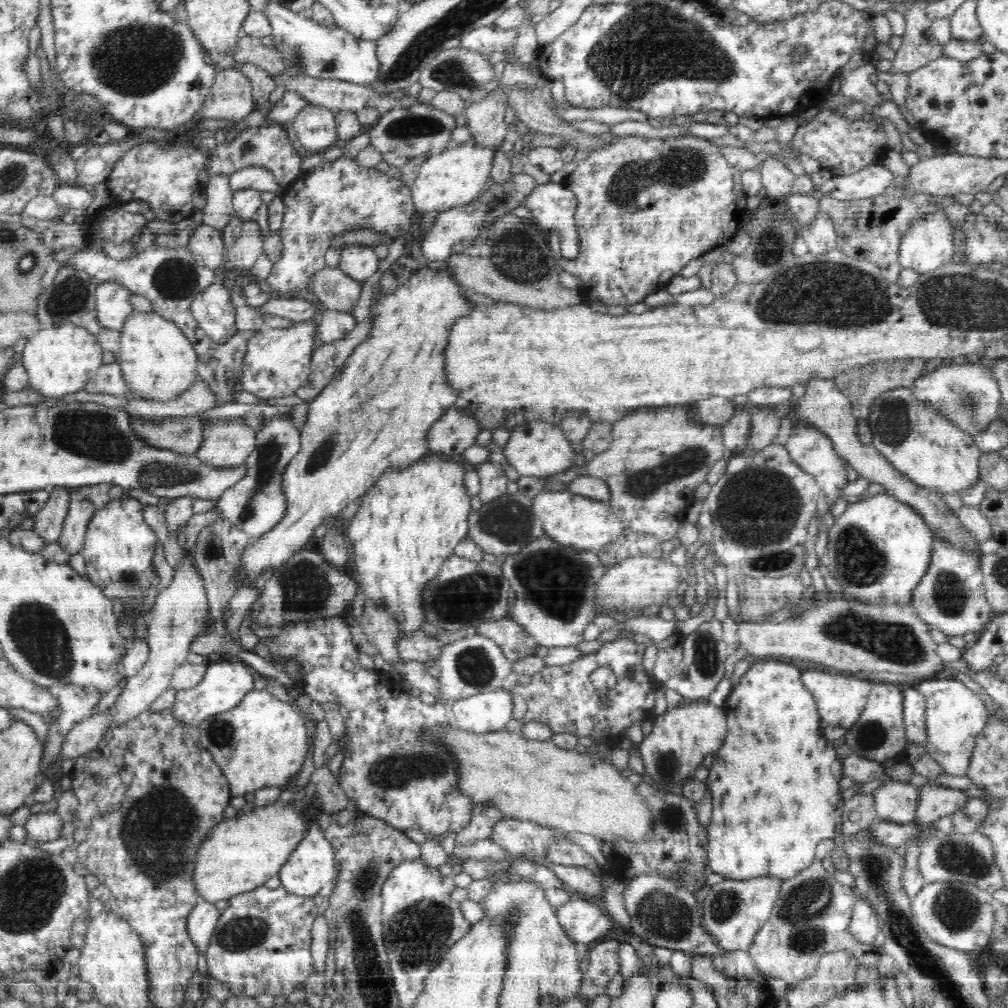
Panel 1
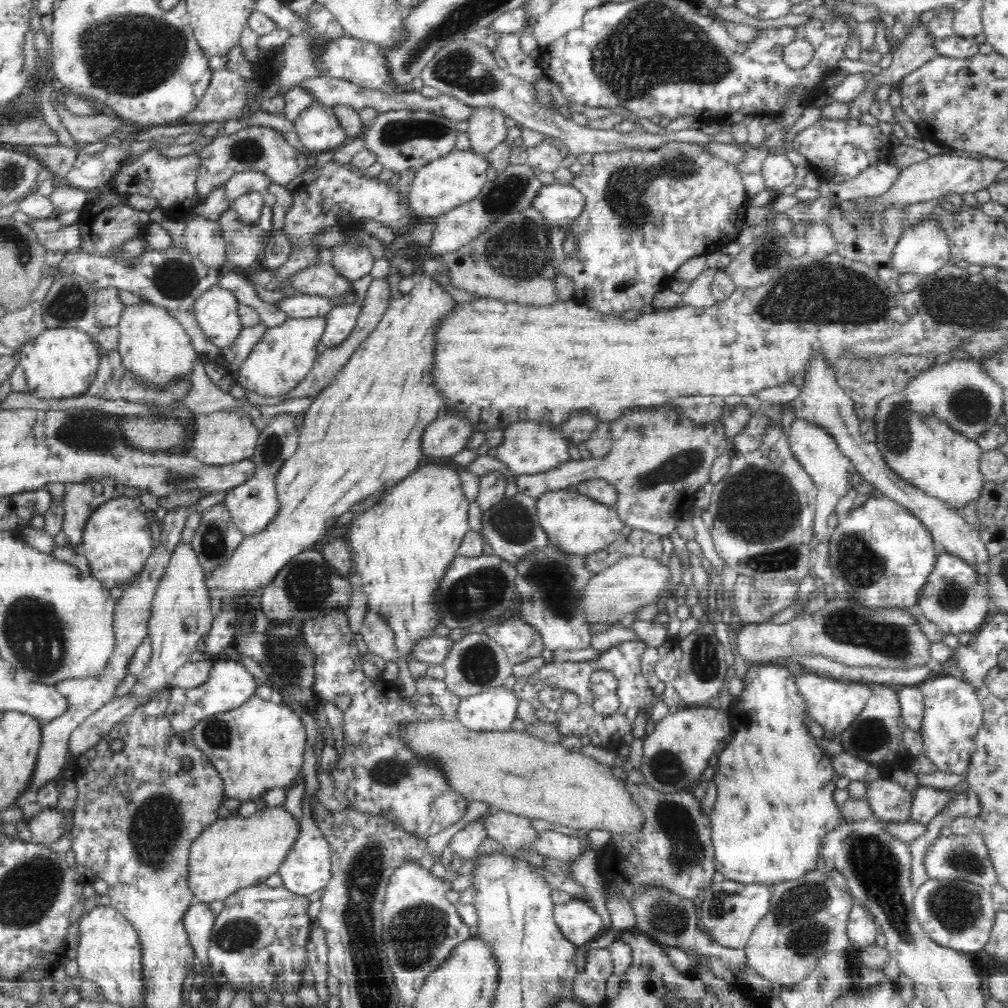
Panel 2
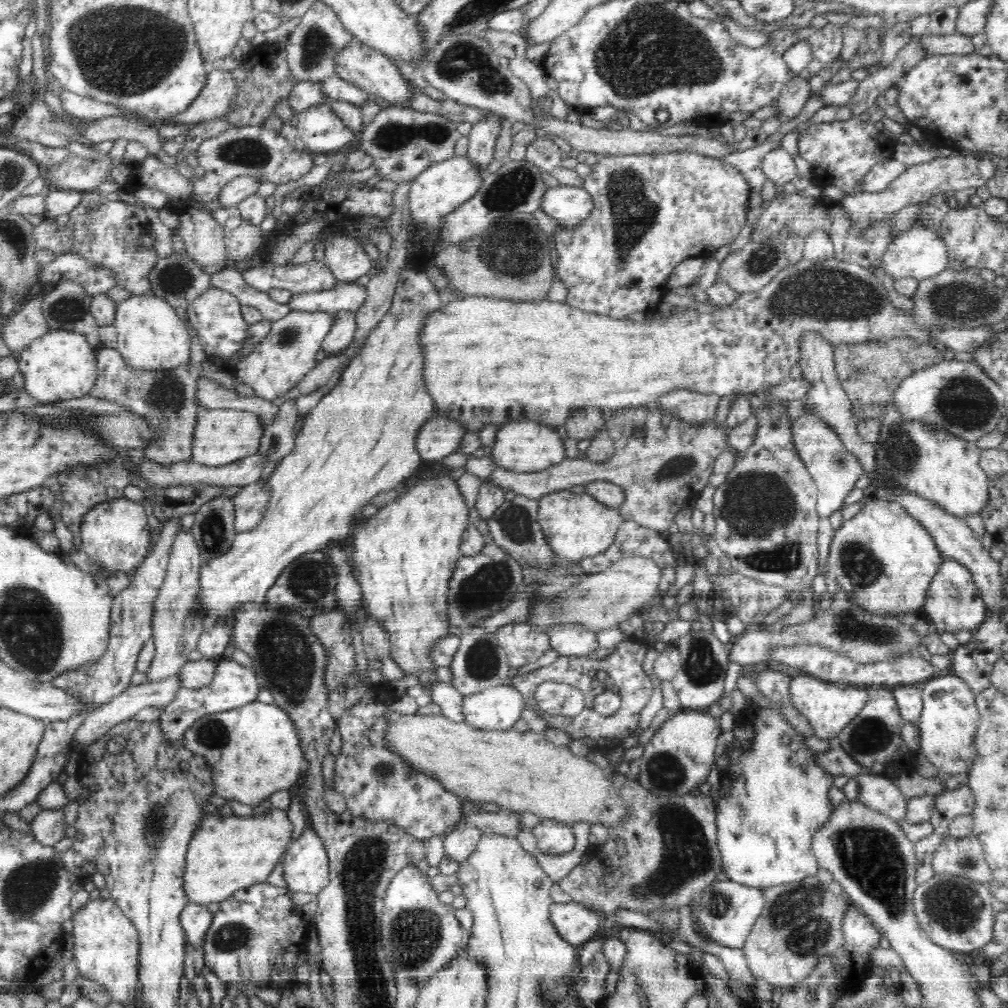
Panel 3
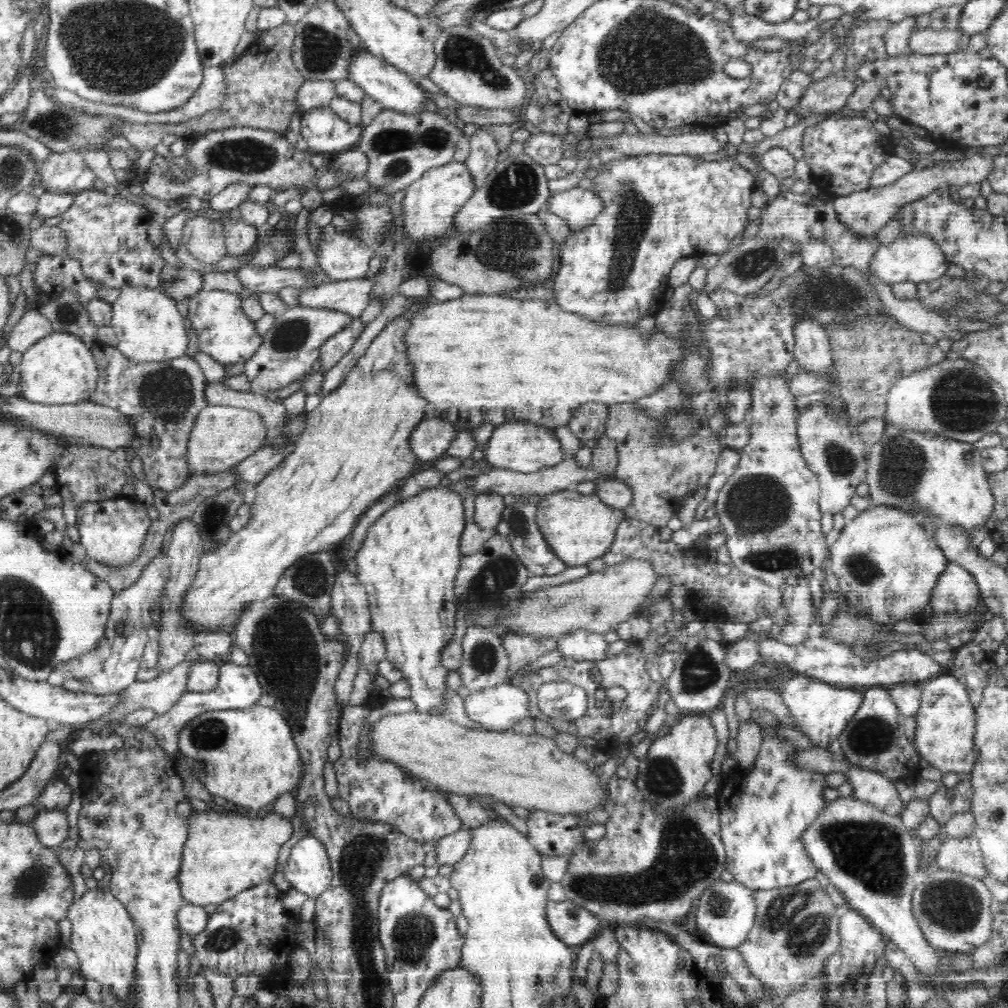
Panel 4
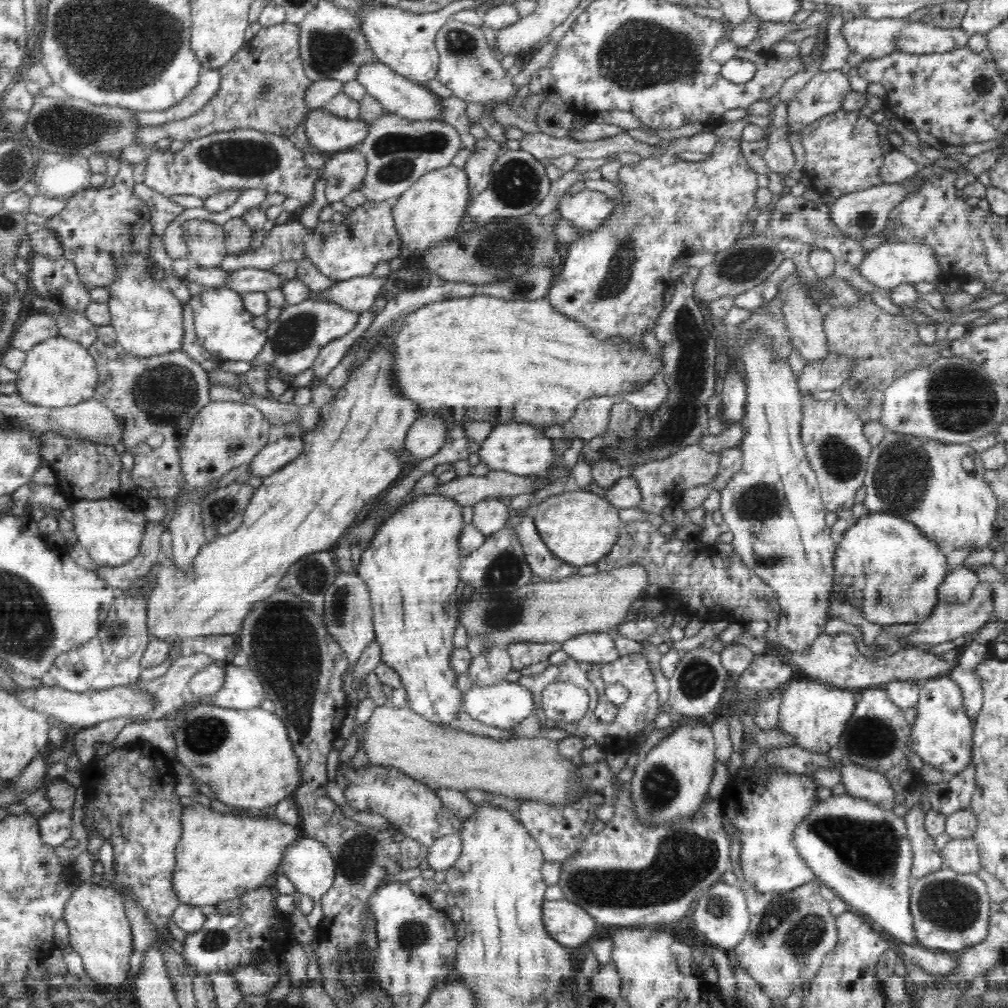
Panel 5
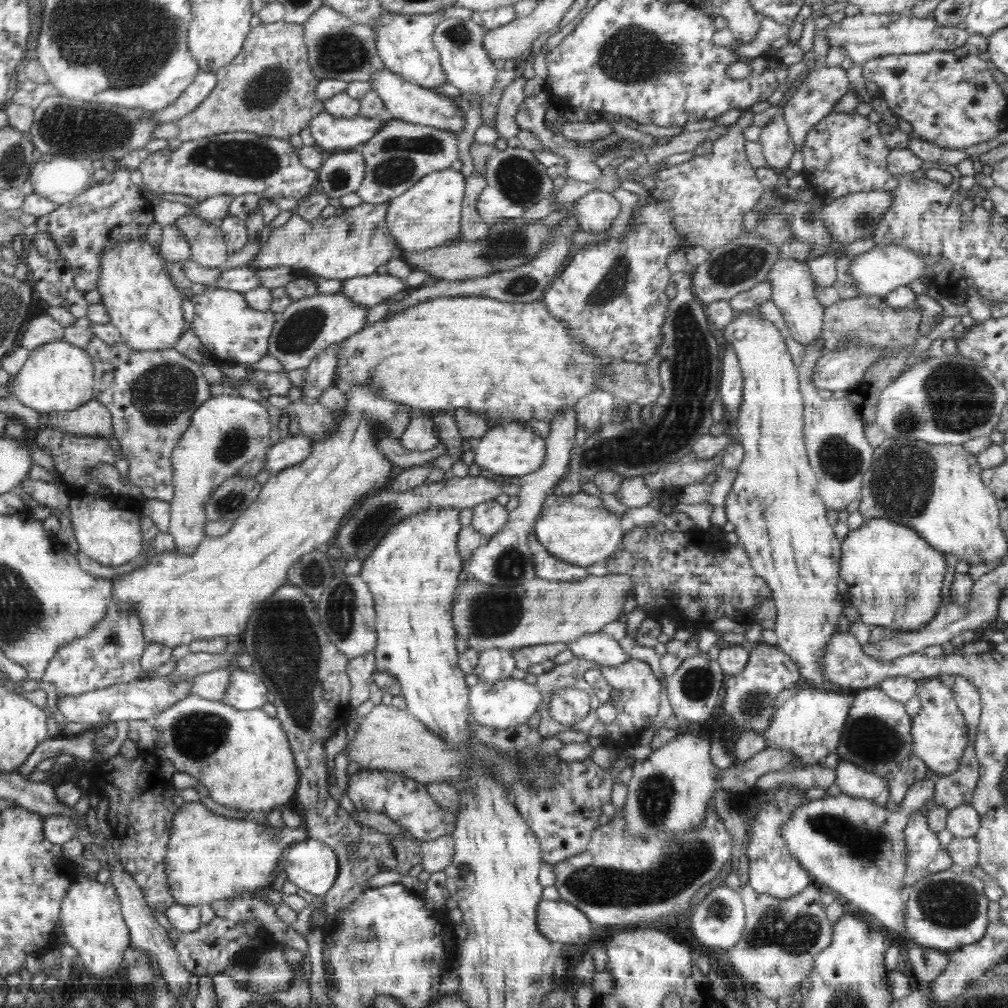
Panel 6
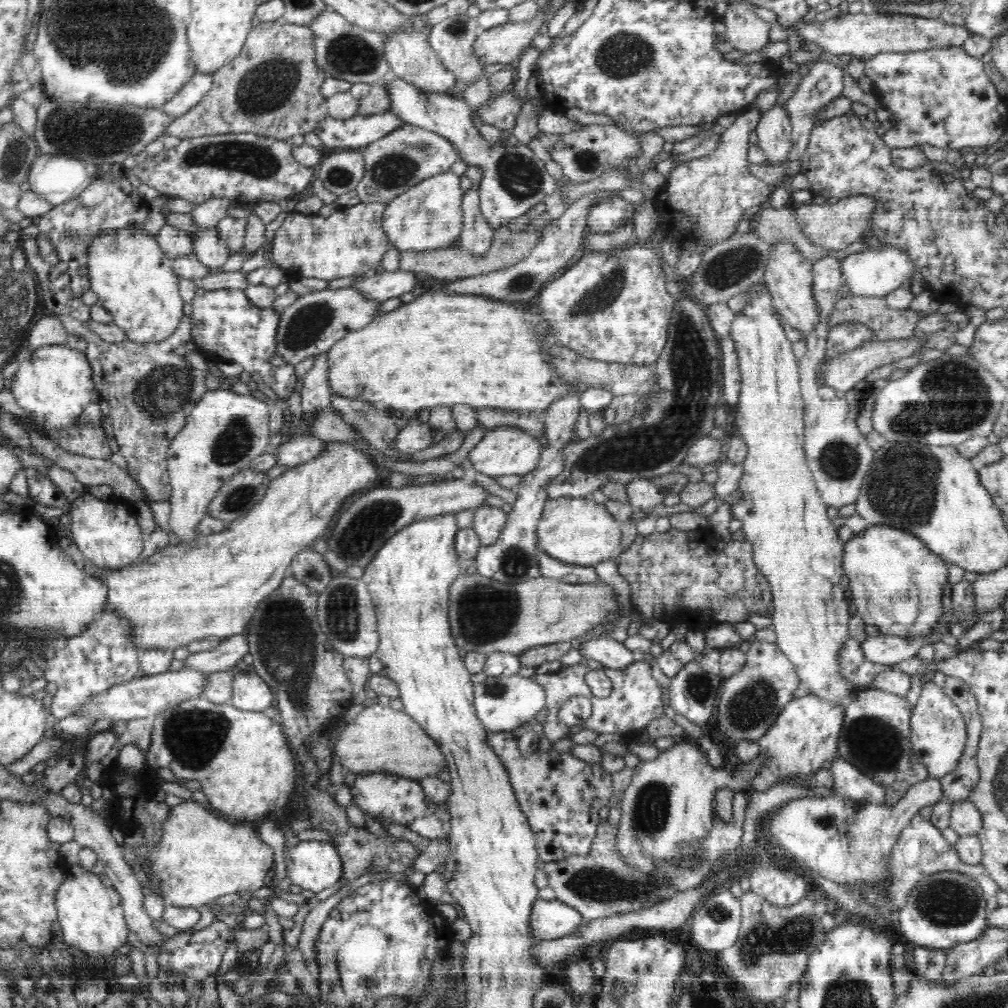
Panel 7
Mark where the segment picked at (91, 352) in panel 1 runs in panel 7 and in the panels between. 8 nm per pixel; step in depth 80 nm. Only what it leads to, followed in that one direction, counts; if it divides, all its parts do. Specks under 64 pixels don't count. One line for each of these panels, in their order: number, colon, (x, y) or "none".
2: (59, 363)
3: (61, 365)
4: (60, 369)
5: (57, 372)
6: (58, 377)
7: (55, 384)

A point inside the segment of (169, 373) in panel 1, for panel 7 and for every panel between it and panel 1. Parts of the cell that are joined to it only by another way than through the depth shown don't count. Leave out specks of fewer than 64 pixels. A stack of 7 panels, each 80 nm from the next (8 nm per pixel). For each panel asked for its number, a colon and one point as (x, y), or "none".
2: (153, 345)
3: (151, 336)
4: (149, 327)
5: (148, 319)
6: (143, 303)
7: (135, 281)

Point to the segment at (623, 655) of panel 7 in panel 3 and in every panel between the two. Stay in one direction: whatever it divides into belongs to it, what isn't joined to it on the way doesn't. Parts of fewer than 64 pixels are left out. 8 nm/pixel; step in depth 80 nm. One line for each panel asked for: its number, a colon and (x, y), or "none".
3: (569, 639)
4: (584, 645)
5: (590, 648)
6: (598, 647)

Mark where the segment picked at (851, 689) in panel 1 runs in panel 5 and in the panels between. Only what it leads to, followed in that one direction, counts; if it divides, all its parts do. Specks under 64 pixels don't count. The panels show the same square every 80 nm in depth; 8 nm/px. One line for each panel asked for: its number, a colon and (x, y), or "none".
2: (835, 705)
3: (829, 708)
4: (822, 711)
5: (815, 714)

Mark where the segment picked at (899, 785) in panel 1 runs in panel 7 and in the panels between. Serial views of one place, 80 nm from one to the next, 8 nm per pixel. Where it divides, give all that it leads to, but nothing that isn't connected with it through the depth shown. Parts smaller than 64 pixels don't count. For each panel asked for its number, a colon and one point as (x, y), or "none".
2: (888, 800)
3: (879, 792)
4: (868, 786)
5: (860, 782)
6: (852, 780)
7: (849, 782)

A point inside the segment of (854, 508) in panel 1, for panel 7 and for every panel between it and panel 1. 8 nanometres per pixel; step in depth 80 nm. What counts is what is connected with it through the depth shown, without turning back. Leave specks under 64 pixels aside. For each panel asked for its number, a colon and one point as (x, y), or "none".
2: (881, 554)
3: (884, 559)
4: (886, 562)
5: (888, 569)
6: (895, 577)
7: (896, 581)

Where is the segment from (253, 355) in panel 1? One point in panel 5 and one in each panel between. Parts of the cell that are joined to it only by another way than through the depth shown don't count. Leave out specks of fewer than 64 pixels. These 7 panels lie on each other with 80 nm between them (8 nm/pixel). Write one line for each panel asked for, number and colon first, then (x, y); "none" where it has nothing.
2: (282, 358)
3: (276, 365)
4: (288, 350)
5: (293, 341)

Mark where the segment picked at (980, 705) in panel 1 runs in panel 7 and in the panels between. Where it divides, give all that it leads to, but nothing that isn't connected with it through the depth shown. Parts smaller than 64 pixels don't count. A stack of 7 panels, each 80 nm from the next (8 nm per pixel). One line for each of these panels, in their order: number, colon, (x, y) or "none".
2: (953, 714)
3: (949, 719)
4: (946, 721)
5: (942, 734)
6: (940, 734)
7: (938, 735)

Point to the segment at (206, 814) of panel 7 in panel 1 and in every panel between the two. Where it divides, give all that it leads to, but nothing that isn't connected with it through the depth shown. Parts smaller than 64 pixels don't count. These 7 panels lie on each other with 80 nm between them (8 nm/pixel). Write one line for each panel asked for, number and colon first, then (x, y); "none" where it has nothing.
1: (244, 852)
2: (232, 854)
3: (225, 855)
4: (225, 854)
5: (220, 856)
6: (210, 857)

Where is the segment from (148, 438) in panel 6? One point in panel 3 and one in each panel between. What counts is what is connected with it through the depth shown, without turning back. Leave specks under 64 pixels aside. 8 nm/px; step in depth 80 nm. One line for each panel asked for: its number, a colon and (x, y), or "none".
3: (166, 399)
4: (163, 399)
5: (156, 399)

